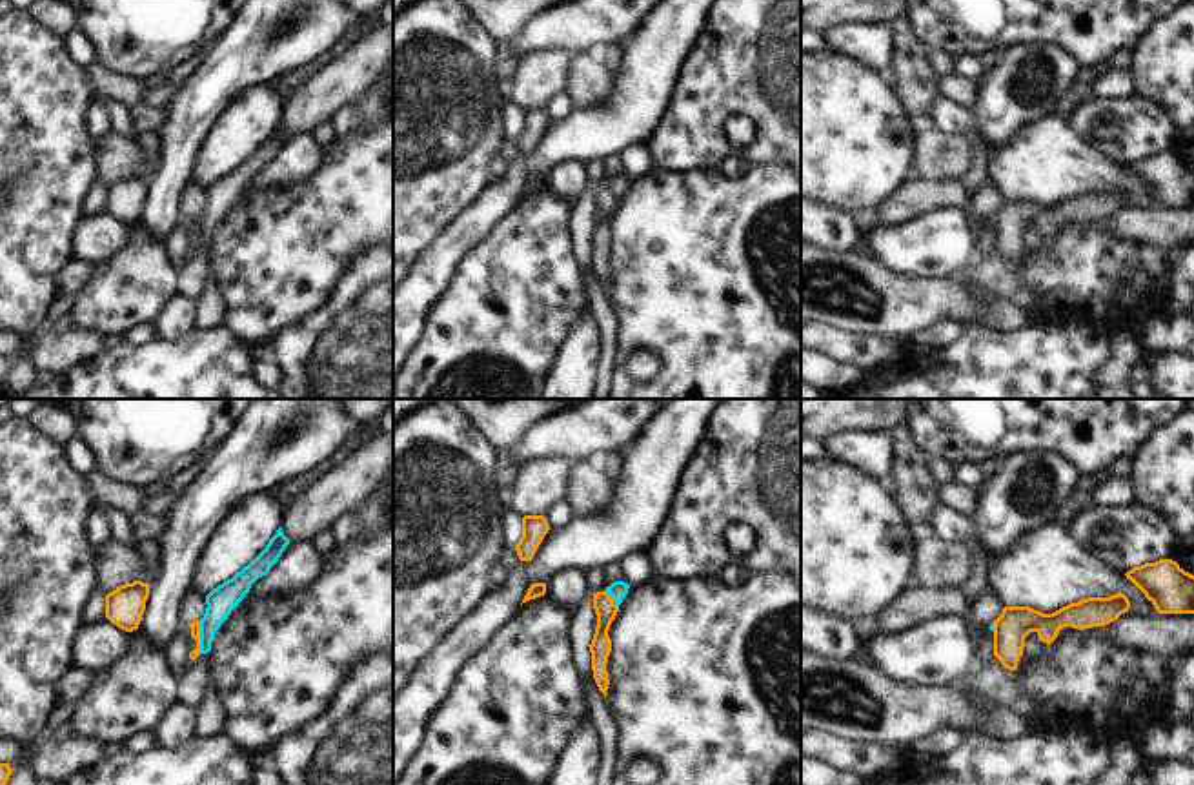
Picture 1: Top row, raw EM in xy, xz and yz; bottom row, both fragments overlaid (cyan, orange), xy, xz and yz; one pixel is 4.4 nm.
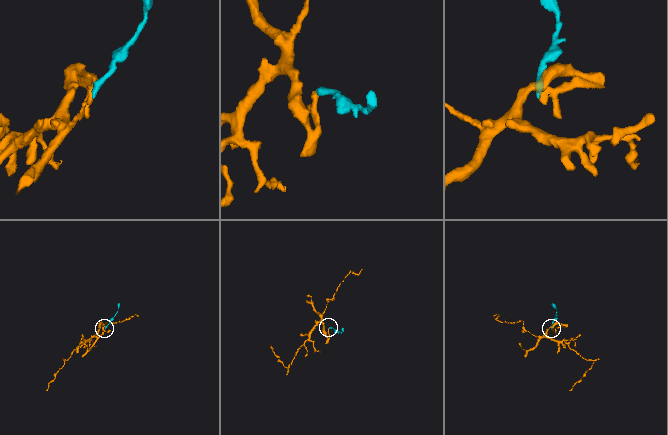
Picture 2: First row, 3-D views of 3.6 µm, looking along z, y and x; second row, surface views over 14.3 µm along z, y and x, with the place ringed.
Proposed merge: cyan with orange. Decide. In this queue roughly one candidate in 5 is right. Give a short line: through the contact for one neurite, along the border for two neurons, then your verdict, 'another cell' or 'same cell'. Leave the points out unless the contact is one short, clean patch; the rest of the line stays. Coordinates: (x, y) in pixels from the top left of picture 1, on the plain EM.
line xy (199, 214), (199, 241), (202, 244); another cell

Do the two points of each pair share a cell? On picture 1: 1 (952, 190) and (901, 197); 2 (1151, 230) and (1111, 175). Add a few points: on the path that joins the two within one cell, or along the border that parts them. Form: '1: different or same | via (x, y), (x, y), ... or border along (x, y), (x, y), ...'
1: same | via (940, 192), (914, 195)
2: different | border along (1129, 203), (1158, 206)

